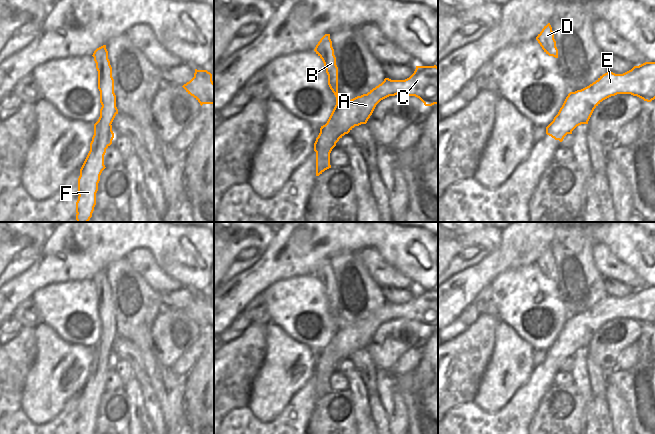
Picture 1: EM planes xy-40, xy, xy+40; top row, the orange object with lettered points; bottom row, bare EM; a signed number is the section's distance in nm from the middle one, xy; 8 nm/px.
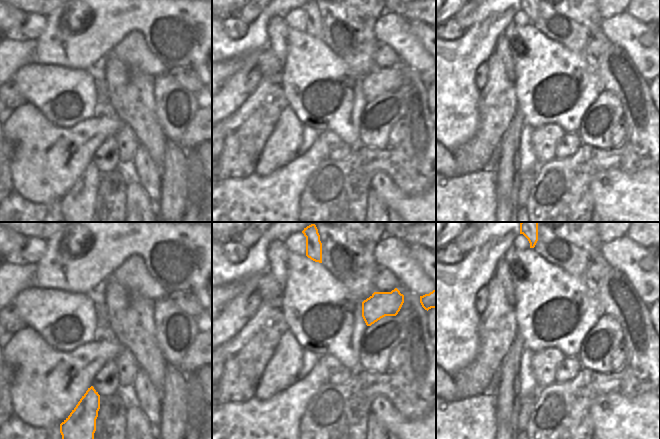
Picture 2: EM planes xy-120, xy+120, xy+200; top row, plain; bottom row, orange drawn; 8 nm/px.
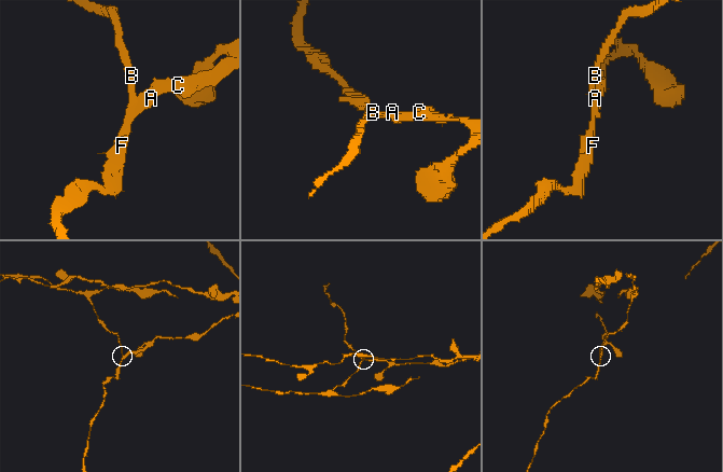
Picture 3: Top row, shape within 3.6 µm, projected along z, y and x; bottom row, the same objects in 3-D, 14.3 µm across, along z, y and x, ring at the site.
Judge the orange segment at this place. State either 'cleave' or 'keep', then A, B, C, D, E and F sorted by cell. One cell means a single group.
cleave; A C E / B D F

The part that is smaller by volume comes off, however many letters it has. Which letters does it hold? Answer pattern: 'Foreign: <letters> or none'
Foreign: A, C, E

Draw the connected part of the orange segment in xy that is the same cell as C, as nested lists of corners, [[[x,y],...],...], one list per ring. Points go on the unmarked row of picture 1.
[[[416,290],[414,297],[405,304],[385,302],[367,318],[351,324],[342,324],[336,333],[334,343],[325,352],[320,352],[320,356],[330,357],[338,366],[355,350],[366,348],[381,324],[397,318],[415,320],[425,330],[438,328],[438,291]]]

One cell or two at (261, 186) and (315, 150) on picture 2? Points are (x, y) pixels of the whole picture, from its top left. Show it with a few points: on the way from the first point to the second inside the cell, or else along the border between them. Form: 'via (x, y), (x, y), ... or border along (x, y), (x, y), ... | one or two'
border along (273, 173), (276, 179), (266, 191), (260, 194) | two

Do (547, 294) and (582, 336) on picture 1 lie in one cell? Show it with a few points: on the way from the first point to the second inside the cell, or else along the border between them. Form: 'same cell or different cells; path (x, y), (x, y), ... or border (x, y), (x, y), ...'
different cells; border (570, 316), (555, 339)

